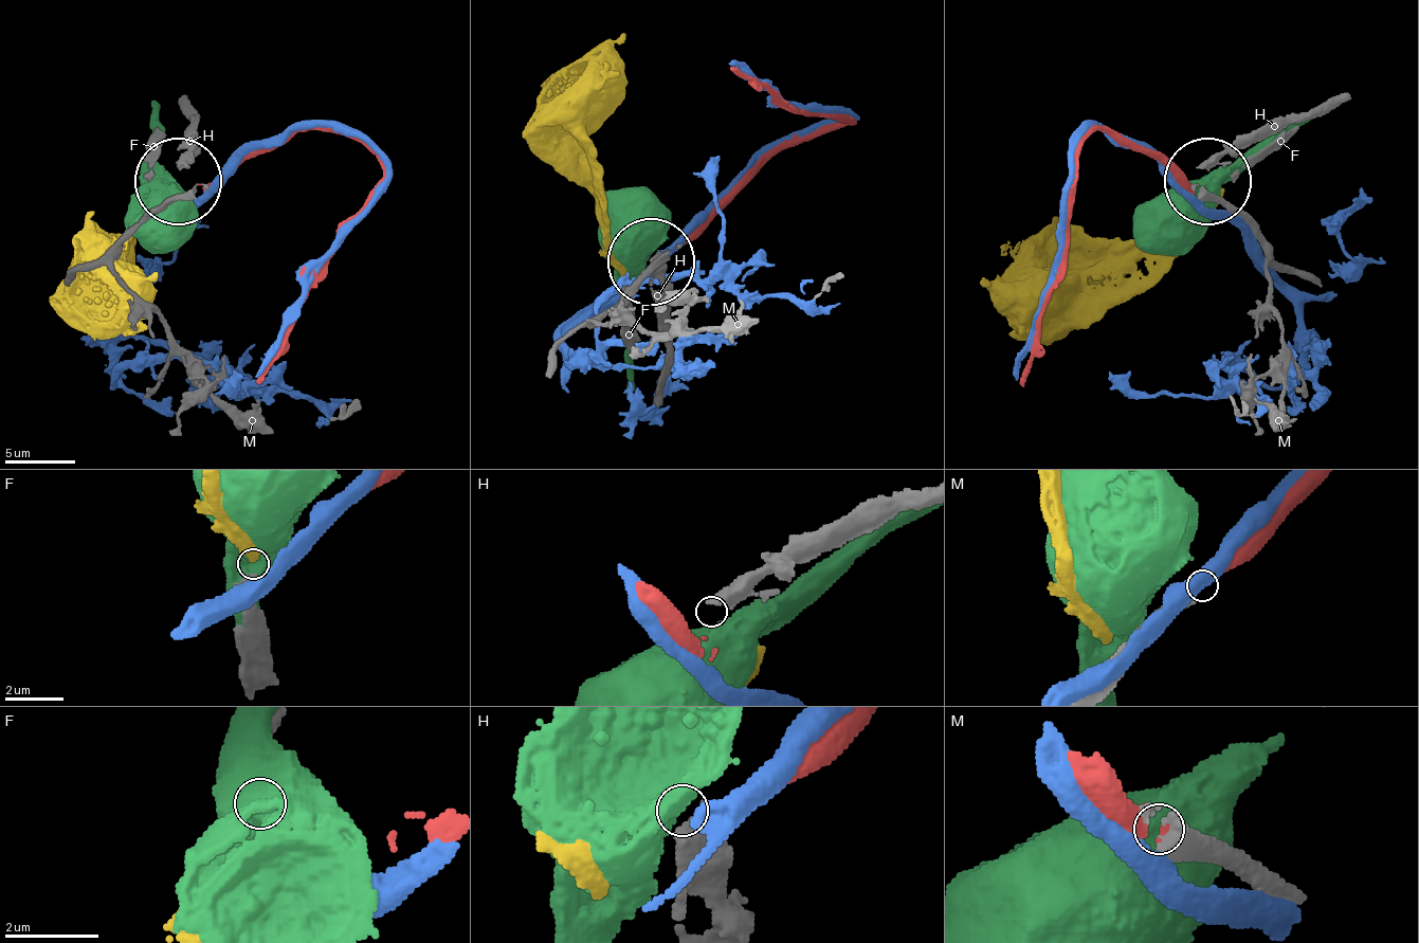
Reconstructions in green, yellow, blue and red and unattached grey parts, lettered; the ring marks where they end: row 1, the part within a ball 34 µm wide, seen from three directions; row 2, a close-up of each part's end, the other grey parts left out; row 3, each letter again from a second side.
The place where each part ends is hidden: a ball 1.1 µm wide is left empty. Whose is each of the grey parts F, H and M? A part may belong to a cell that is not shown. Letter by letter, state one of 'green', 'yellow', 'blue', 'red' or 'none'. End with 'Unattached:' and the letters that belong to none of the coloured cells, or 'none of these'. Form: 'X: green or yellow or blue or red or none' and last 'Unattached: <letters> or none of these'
F: yellow
H: none
M: red
Unattached: H

